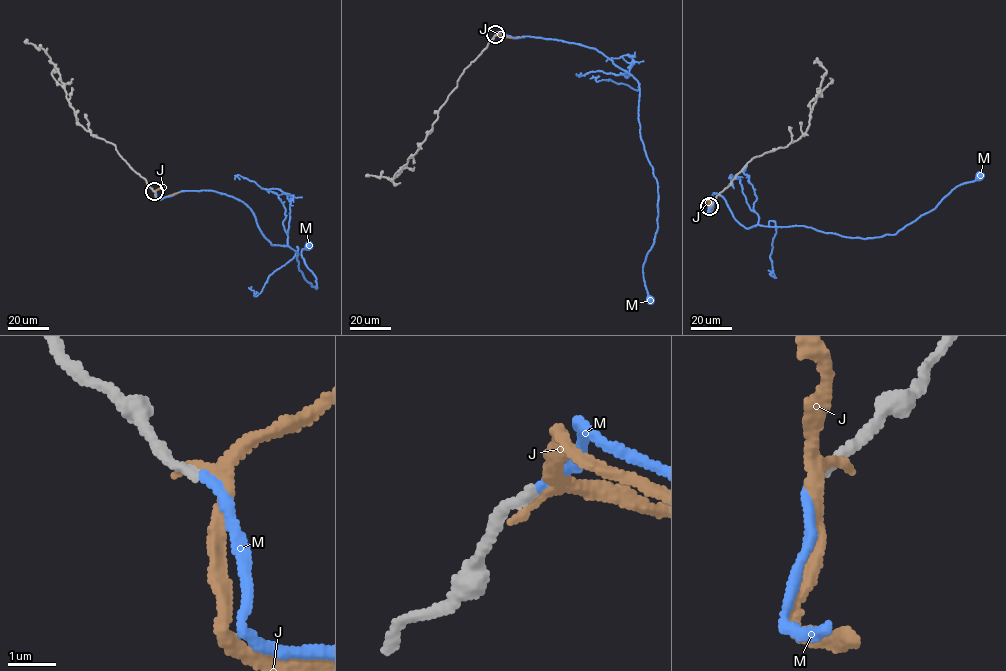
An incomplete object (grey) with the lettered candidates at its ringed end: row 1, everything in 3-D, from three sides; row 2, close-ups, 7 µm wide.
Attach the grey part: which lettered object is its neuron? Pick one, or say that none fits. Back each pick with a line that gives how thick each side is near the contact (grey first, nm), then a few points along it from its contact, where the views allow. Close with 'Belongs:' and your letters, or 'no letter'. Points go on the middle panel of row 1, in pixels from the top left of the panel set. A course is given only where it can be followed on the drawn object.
M: Thickness 220 nm (grey) against 180 nm. Its course: (496, 34), (554, 39), (593, 48), (638, 82), (641, 140), (658, 185), (657, 230), (643, 267), (650, 299)
Belongs: M

